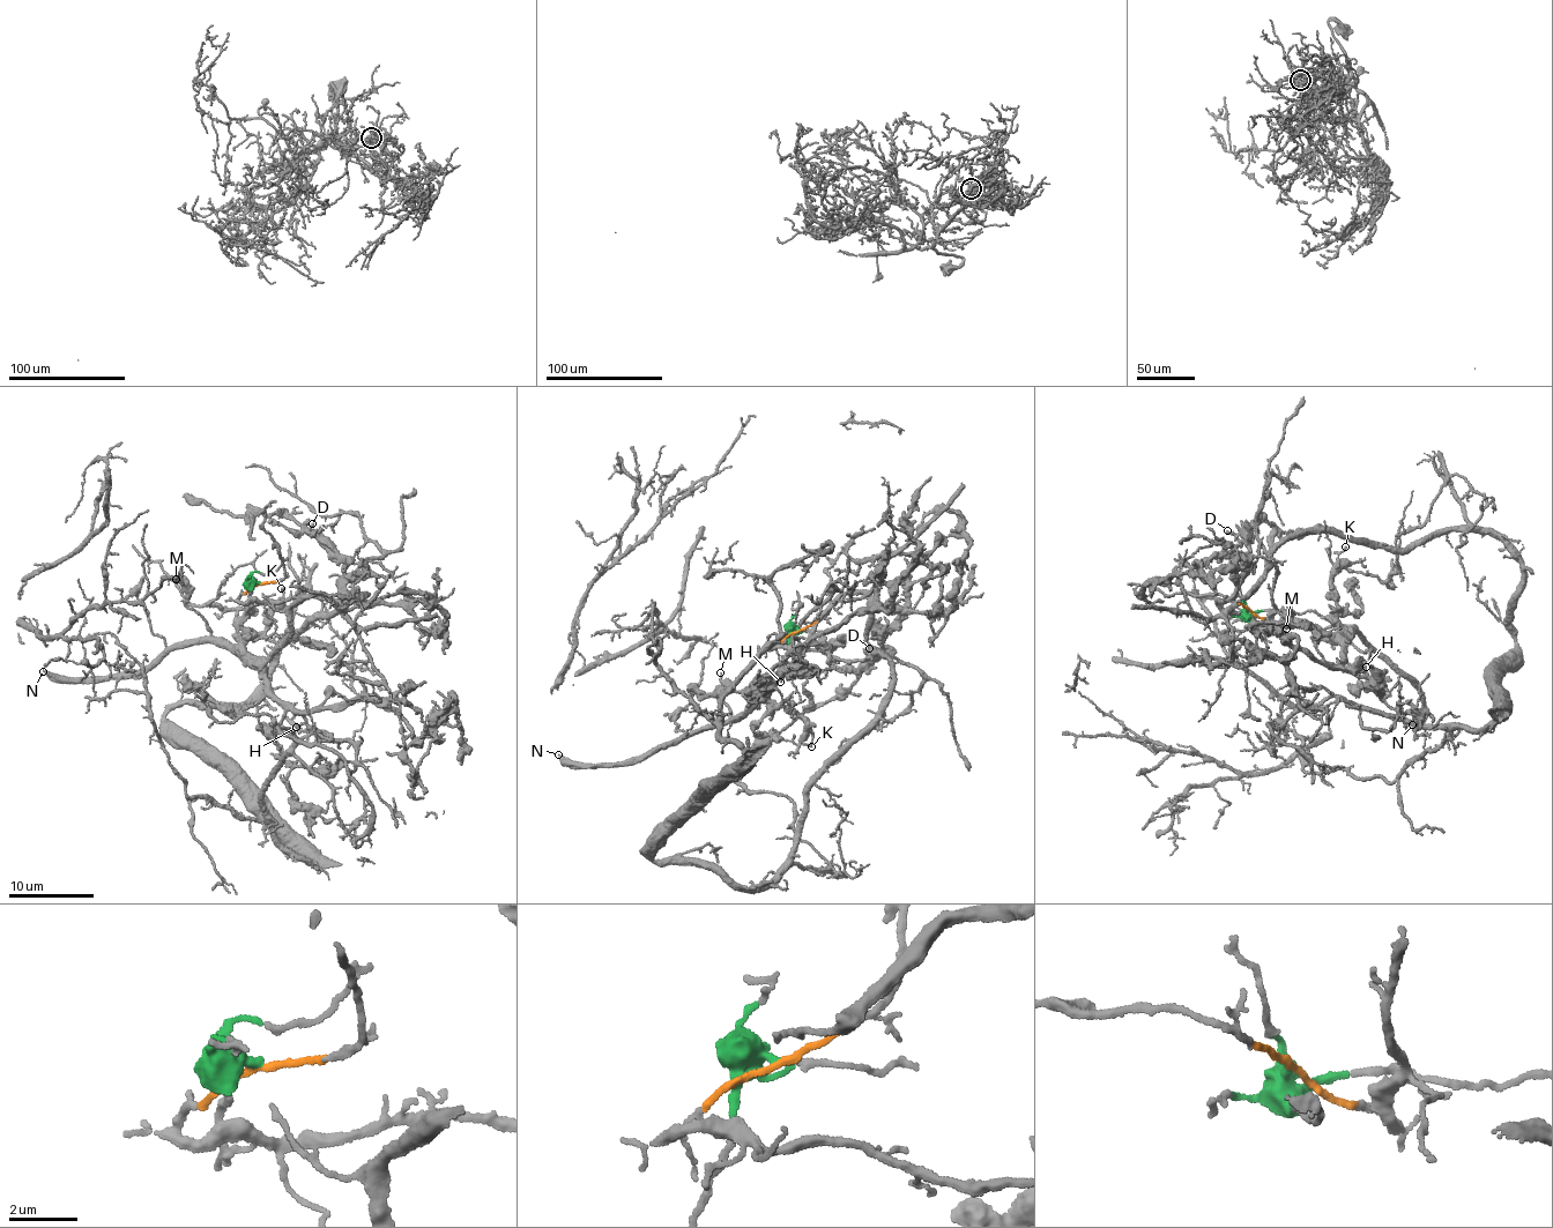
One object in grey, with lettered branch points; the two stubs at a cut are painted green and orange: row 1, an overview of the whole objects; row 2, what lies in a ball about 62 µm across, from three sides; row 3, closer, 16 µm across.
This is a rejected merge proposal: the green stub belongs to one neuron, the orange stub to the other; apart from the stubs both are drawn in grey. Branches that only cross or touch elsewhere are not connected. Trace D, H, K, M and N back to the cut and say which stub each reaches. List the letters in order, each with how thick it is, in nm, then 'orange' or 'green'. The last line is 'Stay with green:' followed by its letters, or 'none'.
D: 180 nm thick; green
H: 240 nm thick; green
K: 130 nm thick; green
M: 150 nm thick; green
N: 320 nm thick; green
Stay with green: D, H, K, M, N

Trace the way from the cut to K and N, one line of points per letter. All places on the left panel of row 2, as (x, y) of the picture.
K: (258, 582), (250, 586), (250, 616), (243, 624), (250, 632), (266, 627), (272, 607), (282, 600), (282, 587)
N: (258, 582), (250, 586), (250, 616), (242, 639), (232, 644), (177, 647), (139, 670), (73, 683), (43, 670)

